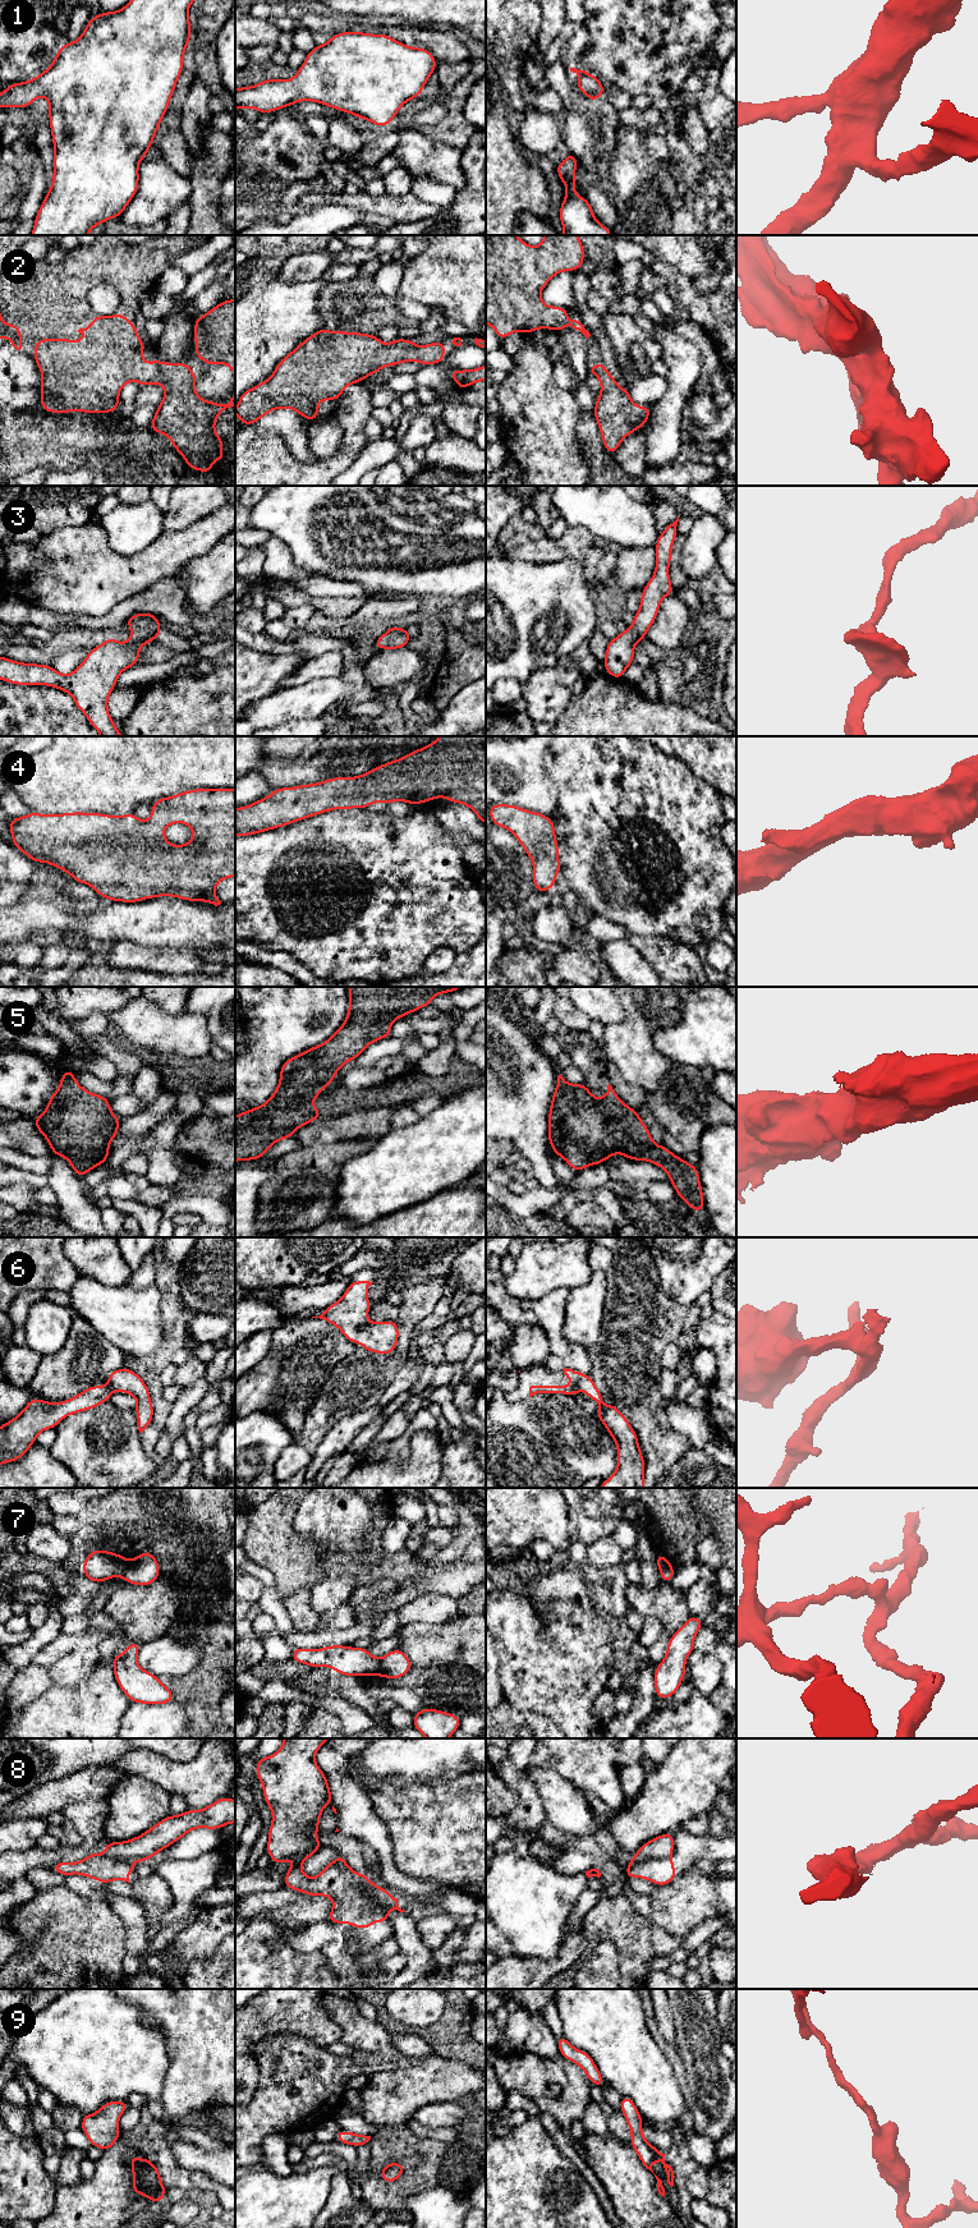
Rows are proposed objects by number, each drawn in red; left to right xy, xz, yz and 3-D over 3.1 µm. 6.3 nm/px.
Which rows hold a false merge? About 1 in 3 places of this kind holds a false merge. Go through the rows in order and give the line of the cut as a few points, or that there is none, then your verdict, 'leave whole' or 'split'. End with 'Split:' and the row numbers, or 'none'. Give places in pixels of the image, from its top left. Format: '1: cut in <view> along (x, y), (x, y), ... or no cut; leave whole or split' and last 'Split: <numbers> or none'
1: no cut; leave whole
2: no cut; leave whole
3: no cut; leave whole
4: no cut; leave whole
5: no cut; leave whole
6: no cut; leave whole
7: cut in xy along (129, 1561), (122, 1575); split
8: cut in yz along (669, 1855), (650, 1859), (634, 1857); split
9: no cut; leave whole
Split: 7, 8

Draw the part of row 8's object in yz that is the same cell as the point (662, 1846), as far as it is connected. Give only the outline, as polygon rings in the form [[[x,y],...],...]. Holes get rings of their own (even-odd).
[[[674,1832],[665,1833],[647,1841],[638,1848],[634,1857],[643,1860],[665,1859],[672,1855],[674,1845]]]

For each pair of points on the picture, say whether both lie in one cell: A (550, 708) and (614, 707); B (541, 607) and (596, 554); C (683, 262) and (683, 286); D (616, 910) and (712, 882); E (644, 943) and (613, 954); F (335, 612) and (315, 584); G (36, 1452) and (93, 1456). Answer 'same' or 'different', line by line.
A: different
B: different
C: different
D: same
E: different
F: different
G: different

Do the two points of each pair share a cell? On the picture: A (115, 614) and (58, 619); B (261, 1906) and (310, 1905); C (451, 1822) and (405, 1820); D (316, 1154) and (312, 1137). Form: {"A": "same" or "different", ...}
{"A": "same", "B": "same", "C": "same", "D": "different"}

